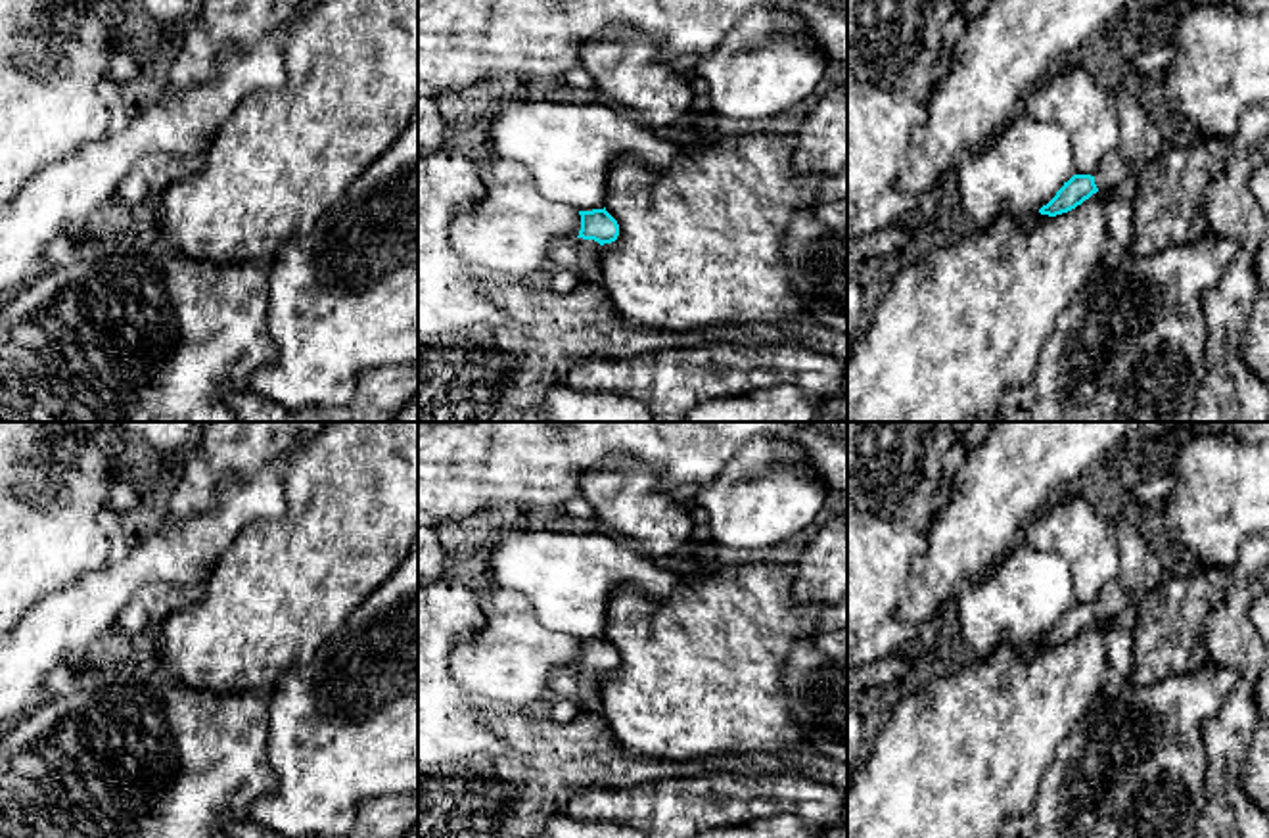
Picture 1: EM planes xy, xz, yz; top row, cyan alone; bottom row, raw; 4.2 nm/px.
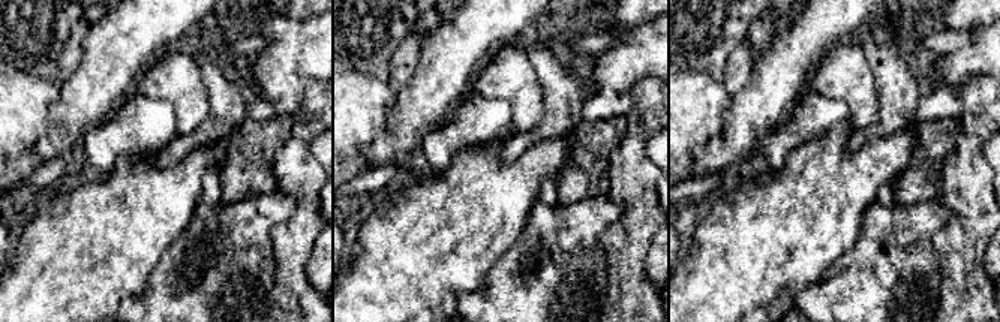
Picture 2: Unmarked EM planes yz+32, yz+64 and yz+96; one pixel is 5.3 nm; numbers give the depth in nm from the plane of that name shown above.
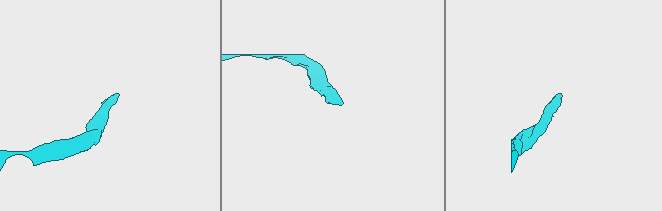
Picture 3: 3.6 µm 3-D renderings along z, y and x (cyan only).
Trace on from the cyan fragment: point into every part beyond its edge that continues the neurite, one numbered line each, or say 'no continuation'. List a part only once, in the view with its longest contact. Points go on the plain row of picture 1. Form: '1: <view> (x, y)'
1: xz (587, 681)

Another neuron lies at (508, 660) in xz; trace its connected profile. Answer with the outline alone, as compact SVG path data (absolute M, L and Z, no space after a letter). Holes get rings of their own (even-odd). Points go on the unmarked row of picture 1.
M493 589L481 610L485 625L450 652L452 679L468 694L529 708L550 690L554 669L579 665L579 640L546 629L527 596Z

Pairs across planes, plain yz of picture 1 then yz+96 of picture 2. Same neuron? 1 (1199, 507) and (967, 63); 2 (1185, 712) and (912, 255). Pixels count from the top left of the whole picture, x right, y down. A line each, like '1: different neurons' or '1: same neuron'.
1: same neuron
2: same neuron

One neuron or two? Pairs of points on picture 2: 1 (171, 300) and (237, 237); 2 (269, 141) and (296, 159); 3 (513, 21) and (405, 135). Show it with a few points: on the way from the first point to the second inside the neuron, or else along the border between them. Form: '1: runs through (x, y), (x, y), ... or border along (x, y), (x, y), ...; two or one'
1: runs through (191, 295), (224, 262), (224, 256); one
2: border along (290, 123), (290, 135), (276, 152), (275, 183); two
3: runs through (482, 41), (422, 104); one

